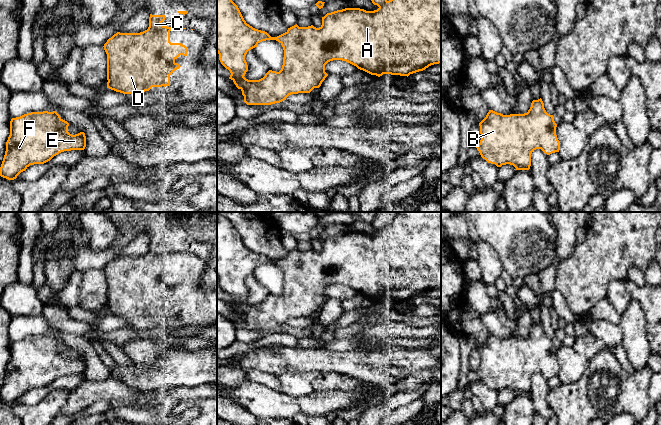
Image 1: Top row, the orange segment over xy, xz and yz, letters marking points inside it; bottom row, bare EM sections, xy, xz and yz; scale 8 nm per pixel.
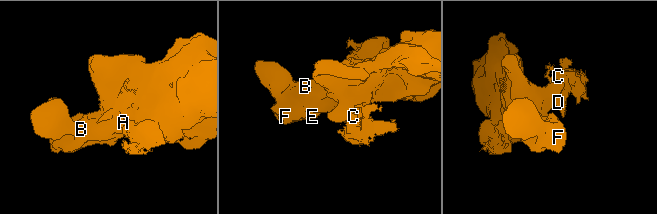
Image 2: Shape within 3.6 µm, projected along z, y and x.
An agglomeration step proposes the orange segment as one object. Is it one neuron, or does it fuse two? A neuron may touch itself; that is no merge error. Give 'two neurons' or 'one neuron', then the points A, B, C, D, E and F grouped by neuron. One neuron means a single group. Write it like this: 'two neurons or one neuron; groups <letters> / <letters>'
one neuron; groups A B C D E F

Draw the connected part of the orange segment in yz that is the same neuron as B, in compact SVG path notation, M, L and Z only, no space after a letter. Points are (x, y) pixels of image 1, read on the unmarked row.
M541 322L533 324L530 333L524 338L503 339L489 334L479 350L481 364L476 372L483 383L497 391L510 388L516 394L529 394L534 374L541 373L547 379L560 374L560 365L556 359L557 348L553 339L546 336Z

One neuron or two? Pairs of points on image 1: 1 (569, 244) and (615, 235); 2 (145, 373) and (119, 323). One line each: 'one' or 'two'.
1: two
2: two

